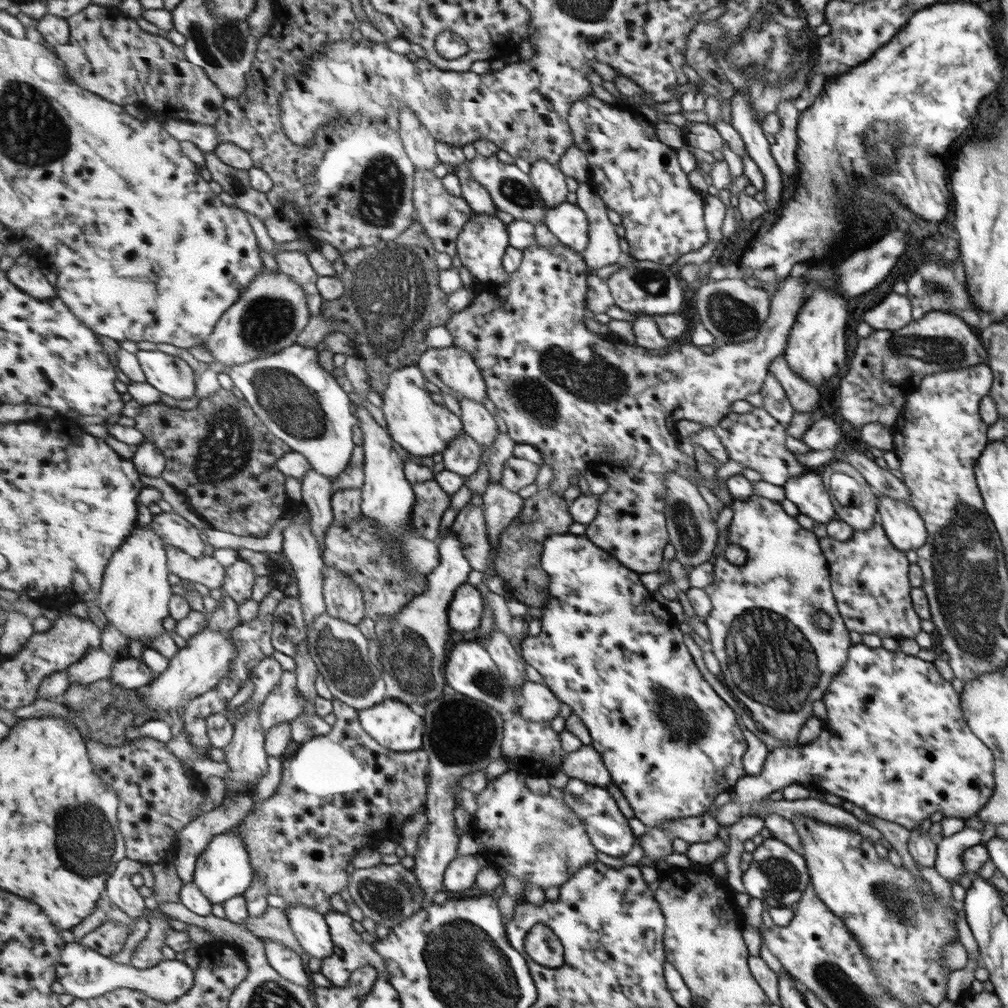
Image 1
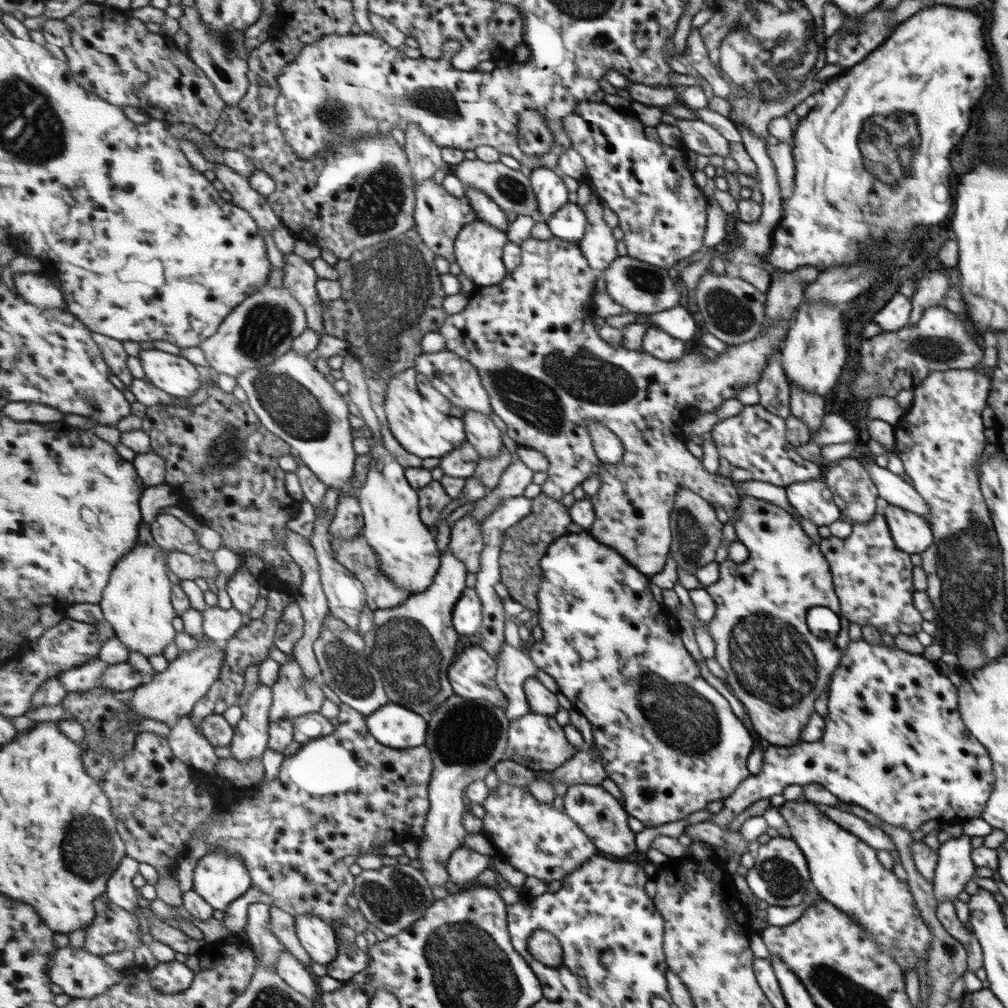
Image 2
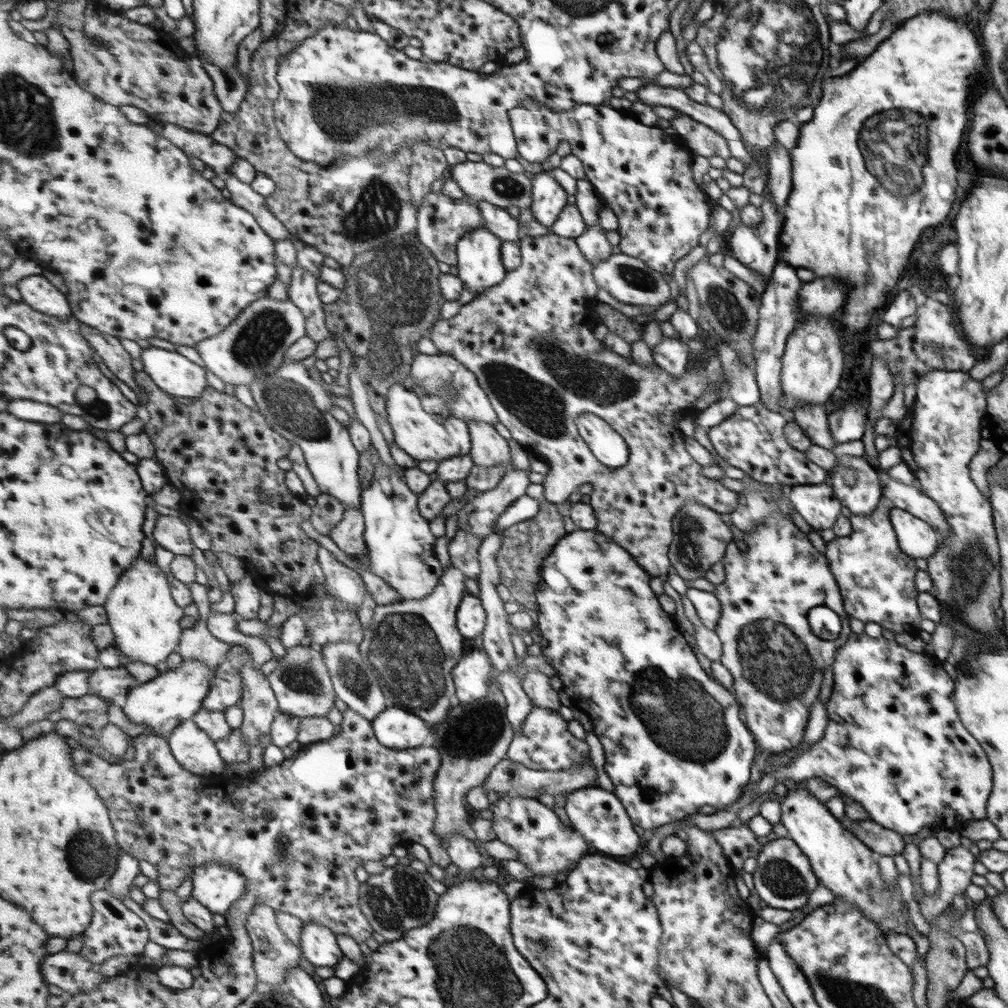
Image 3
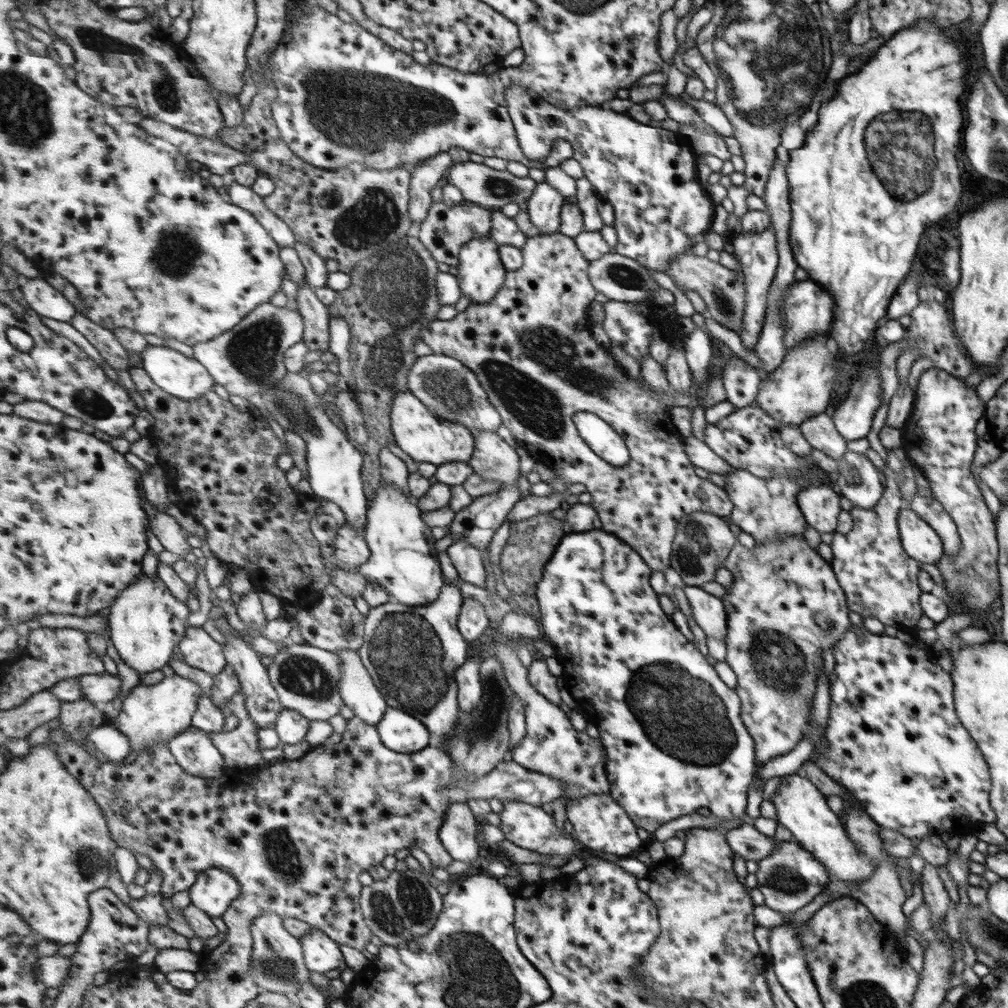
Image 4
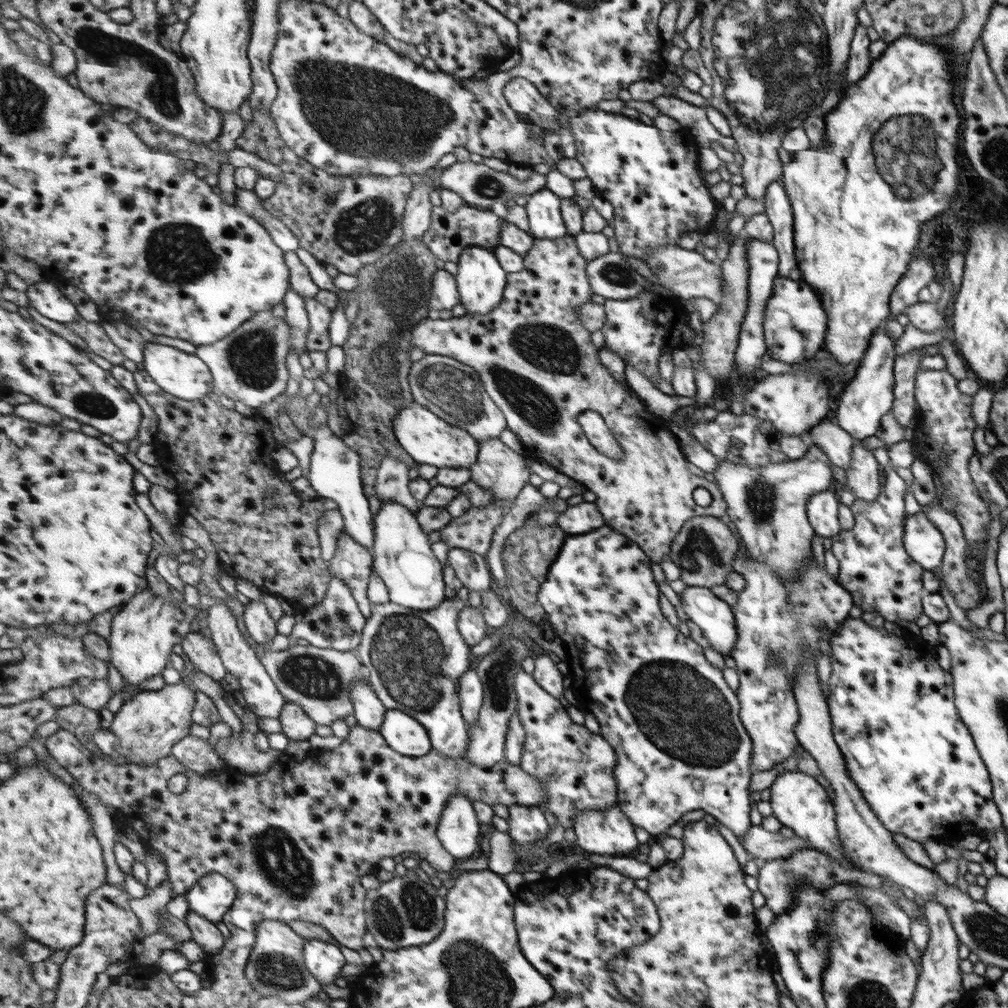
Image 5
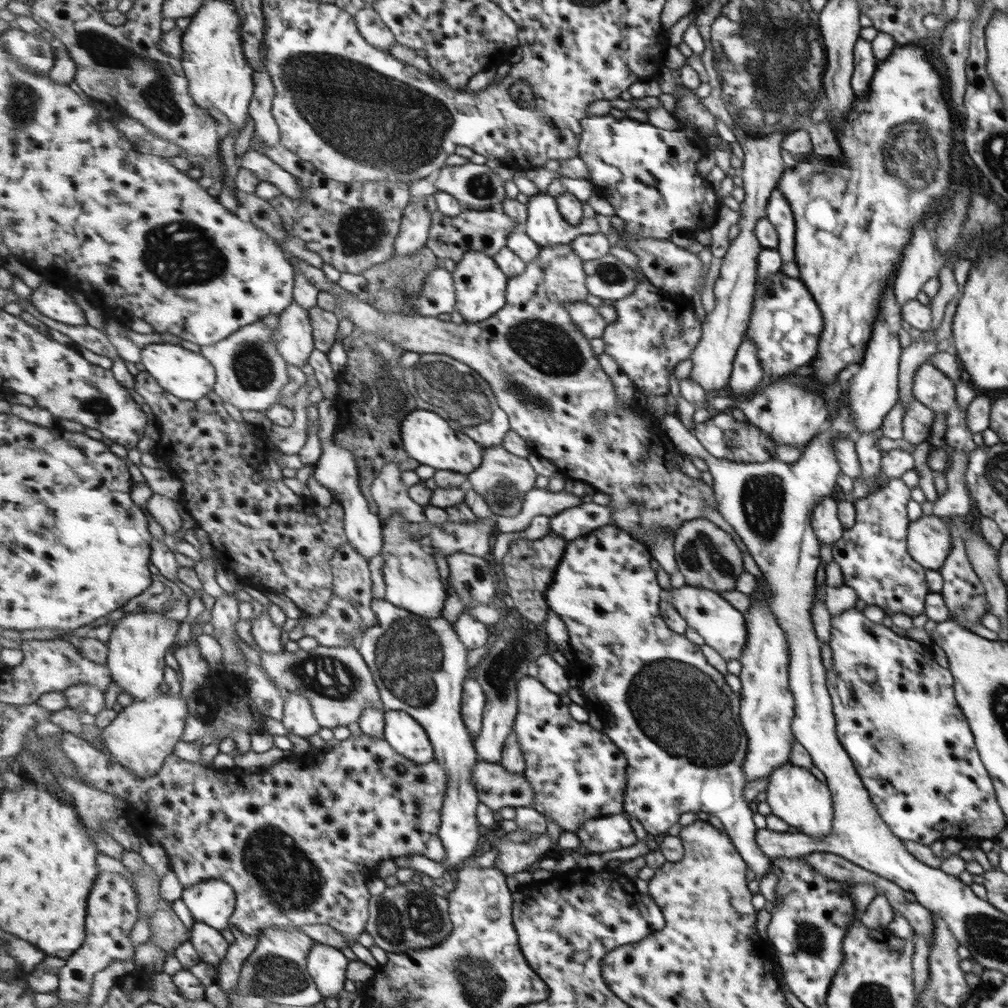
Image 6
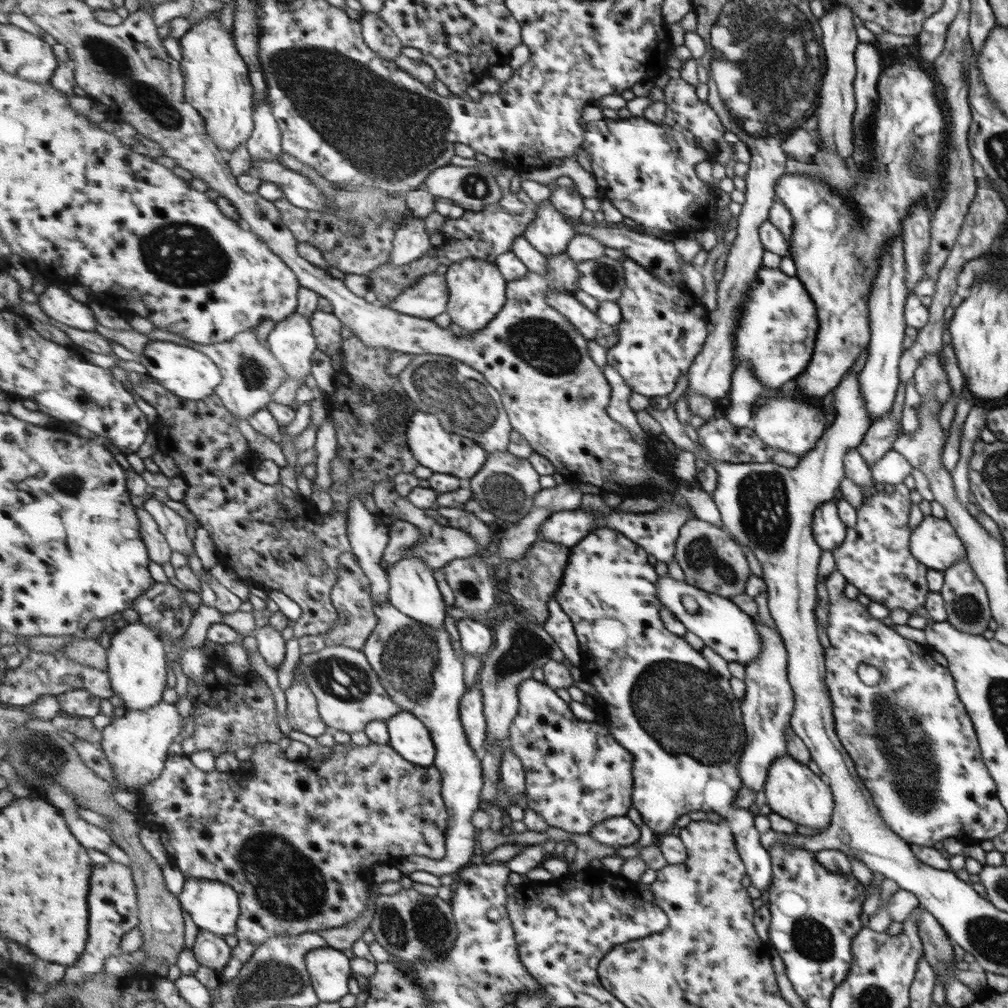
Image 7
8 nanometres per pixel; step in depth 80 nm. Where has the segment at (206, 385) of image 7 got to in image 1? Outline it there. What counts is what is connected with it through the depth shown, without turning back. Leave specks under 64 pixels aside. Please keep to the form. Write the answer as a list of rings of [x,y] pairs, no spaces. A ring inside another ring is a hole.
[[[140,350],[137,353],[147,382],[177,400],[187,400],[196,395],[196,372],[180,356],[162,350]]]

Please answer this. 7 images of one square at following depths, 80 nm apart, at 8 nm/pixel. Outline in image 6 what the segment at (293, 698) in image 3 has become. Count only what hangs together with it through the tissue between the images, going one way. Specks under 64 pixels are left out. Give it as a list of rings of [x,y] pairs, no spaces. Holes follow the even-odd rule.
[[[319,645],[314,650],[307,651],[298,649],[295,653],[283,651],[281,655],[272,659],[270,656],[264,657],[263,668],[267,670],[269,676],[273,678],[278,687],[285,693],[303,693],[309,698],[315,716],[323,728],[337,728],[337,726],[351,726],[353,722],[360,723],[362,714],[368,706],[374,706],[386,713],[386,704],[383,702],[382,694],[374,679],[372,670],[369,670],[364,656],[360,650],[354,646],[326,647]]]

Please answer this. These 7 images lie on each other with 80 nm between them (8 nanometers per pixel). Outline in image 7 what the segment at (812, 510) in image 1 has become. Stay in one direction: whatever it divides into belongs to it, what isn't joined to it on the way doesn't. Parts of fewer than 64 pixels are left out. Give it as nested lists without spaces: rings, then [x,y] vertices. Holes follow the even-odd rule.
[[[828,501],[815,510],[815,538],[823,550],[837,549],[845,540],[846,526],[838,518],[836,501]]]

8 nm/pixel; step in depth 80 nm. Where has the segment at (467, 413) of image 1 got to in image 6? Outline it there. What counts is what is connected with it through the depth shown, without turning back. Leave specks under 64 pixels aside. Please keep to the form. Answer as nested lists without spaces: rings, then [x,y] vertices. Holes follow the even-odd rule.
[[[501,445],[485,450],[482,466],[469,475],[472,488],[487,500],[495,516],[515,517],[523,511],[526,494],[537,486],[537,472],[527,458],[515,456]]]

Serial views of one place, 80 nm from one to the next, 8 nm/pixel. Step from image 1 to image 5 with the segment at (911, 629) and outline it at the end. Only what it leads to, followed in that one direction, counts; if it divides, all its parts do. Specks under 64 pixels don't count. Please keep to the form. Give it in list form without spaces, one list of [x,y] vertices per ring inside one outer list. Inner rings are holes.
[[[887,470],[881,481],[880,493],[873,502],[857,500],[849,510],[854,524],[849,530],[837,533],[831,539],[831,554],[837,559],[836,582],[847,590],[855,606],[863,611],[877,611],[884,620],[915,622],[922,614],[922,585],[924,569],[906,553],[903,546],[906,516],[903,512],[905,484],[893,472]]]

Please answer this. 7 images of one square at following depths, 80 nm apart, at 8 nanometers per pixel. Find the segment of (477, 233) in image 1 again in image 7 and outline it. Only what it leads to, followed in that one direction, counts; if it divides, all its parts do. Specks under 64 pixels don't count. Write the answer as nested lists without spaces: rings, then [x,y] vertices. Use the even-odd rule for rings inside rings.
[[[467,258],[458,263],[453,262],[445,275],[450,290],[447,313],[453,324],[460,326],[465,334],[486,328],[506,305],[508,280],[496,264],[480,258]]]

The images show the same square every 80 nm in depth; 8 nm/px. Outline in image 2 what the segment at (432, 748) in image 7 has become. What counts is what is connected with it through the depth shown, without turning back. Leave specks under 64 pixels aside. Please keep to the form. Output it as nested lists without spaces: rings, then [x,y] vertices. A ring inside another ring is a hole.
[[[395,702],[367,716],[366,724],[380,743],[399,750],[425,745],[430,730],[423,715]]]

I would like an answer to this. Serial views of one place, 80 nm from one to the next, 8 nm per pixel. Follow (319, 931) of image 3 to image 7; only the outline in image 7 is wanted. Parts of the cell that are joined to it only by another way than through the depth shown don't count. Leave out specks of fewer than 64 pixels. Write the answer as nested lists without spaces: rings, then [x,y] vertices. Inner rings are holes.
[[[322,947],[309,952],[306,967],[320,1002],[339,1002],[349,994],[351,960],[341,950]]]

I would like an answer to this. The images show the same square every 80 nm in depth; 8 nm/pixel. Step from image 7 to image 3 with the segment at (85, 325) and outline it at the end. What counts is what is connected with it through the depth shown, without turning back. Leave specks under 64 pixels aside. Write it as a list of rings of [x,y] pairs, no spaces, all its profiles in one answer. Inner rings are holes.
[[[30,275],[18,281],[17,288],[22,300],[35,310],[51,316],[67,318],[73,315],[68,295],[57,290],[45,276]]]

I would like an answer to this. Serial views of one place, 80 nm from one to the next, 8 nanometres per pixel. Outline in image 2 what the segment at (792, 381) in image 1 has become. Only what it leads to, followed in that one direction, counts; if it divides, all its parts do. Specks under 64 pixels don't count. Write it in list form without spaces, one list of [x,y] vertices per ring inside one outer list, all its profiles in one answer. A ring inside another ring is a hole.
[[[788,384],[790,390],[788,405],[790,415],[797,417],[811,433],[817,433],[823,415],[823,398],[804,390],[796,390]]]

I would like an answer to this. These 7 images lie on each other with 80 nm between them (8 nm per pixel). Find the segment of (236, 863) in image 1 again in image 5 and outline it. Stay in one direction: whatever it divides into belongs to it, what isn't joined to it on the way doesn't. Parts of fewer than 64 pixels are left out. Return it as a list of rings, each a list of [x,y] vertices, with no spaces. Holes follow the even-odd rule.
[[[217,872],[206,874],[197,885],[186,892],[189,909],[215,924],[223,922],[237,897],[235,883]]]

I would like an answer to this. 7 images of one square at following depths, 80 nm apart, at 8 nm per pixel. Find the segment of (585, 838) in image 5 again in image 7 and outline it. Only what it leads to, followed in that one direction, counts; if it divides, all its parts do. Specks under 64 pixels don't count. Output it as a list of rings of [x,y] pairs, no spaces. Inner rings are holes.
[[[617,816],[610,818],[598,824],[590,835],[601,844],[609,846],[631,846],[635,842],[639,842],[639,826],[625,816]]]

